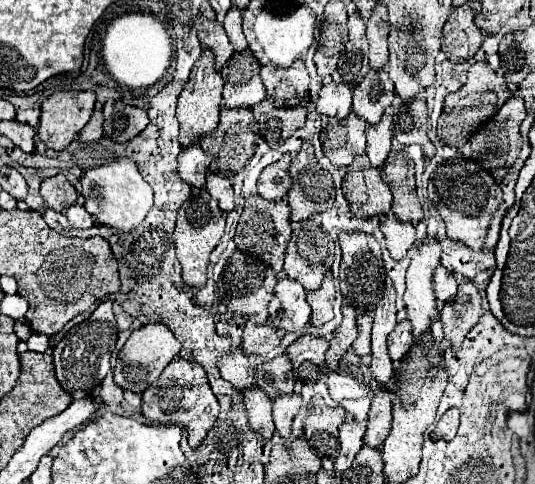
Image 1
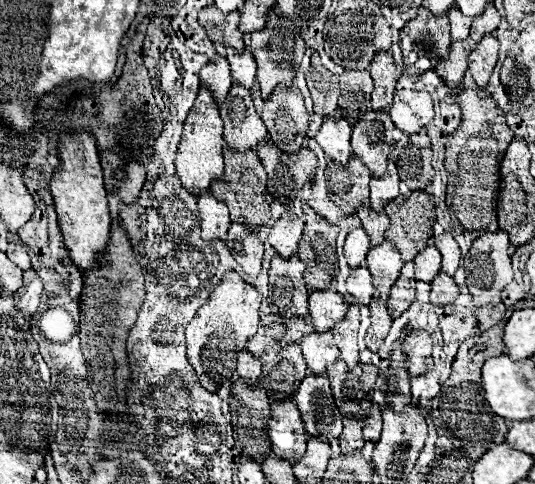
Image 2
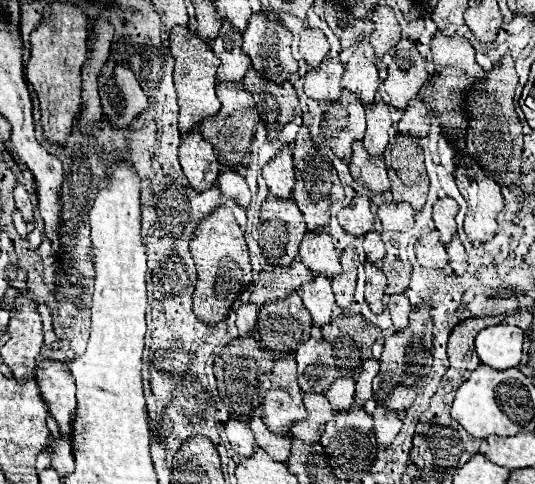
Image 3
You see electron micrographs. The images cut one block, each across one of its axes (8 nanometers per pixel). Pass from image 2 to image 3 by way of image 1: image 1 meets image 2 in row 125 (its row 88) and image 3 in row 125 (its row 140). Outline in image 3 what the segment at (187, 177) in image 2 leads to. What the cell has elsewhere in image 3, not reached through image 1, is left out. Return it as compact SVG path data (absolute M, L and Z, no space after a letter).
M174 26L170 32L170 52L176 60L174 68L174 86L178 94L178 104L180 104L180 132L190 132L196 128L204 118L210 118L218 114L220 102L214 94L214 84L216 84L216 68L220 60L212 52L210 44L200 40L198 34L186 26Z

